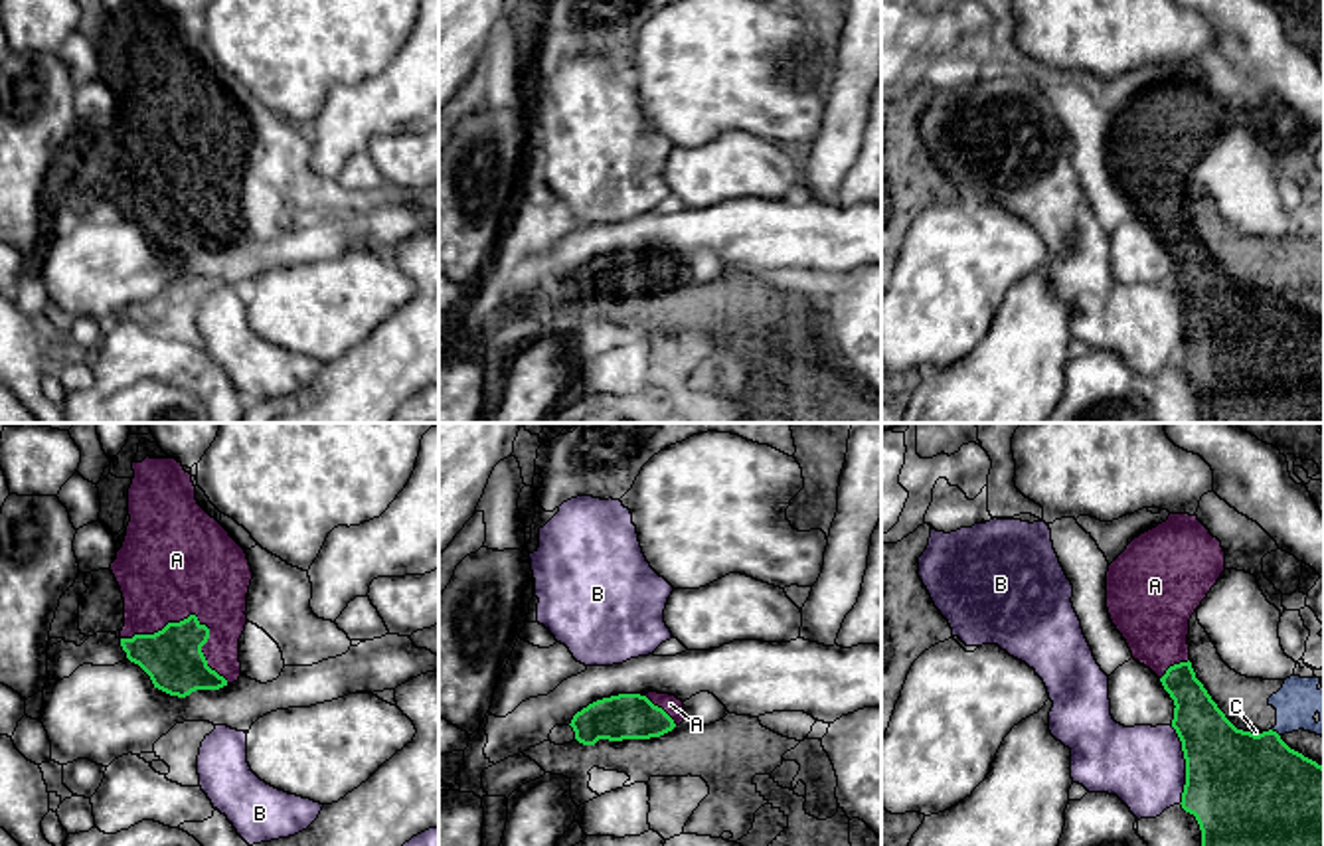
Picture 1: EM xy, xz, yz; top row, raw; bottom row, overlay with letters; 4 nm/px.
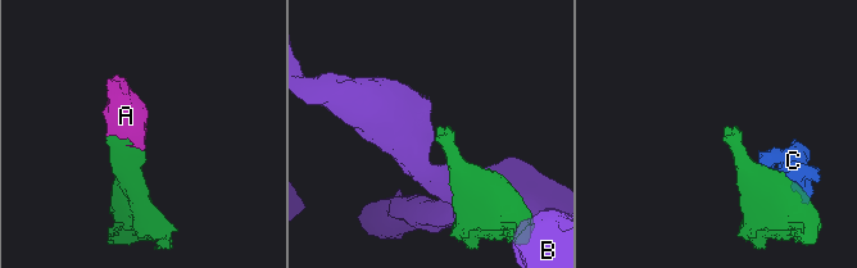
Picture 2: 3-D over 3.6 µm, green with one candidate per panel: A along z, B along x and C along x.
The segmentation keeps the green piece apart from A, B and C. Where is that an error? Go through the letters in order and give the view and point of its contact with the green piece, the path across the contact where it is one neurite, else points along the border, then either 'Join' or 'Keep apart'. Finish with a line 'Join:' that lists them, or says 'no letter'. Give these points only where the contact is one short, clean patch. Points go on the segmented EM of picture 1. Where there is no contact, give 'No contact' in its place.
A: Touches green at xy (192, 615). Join
B: Touches green at yz (1186, 765). Keep apart
C: Touches green at yz (1275, 732). Keep apart
Join: A

